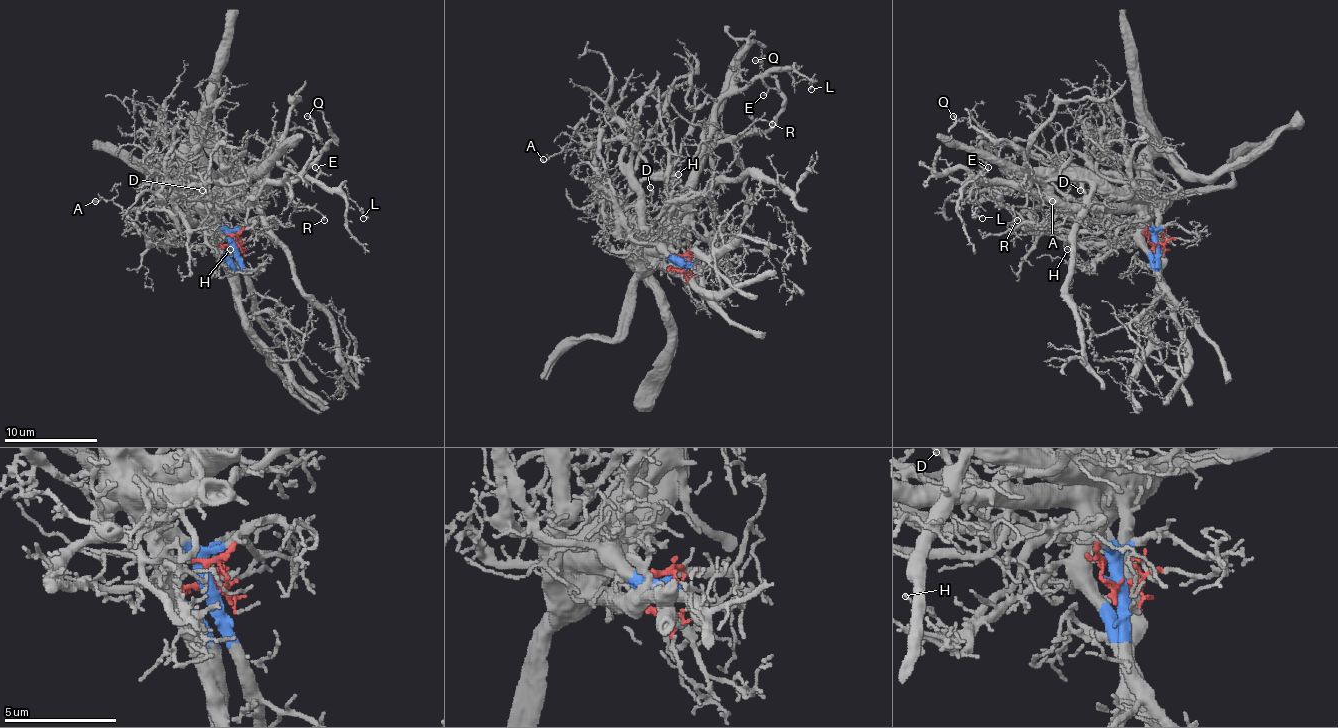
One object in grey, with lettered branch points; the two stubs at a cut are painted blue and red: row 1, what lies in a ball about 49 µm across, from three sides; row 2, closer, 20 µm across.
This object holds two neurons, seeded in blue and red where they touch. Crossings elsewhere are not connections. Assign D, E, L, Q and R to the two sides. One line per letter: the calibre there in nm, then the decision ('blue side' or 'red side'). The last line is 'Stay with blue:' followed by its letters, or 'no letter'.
D: calibre 100 nm; blue side
E: calibre 130 nm; blue side
L: calibre 90 nm; blue side
Q: calibre 80 nm; blue side
R: calibre 140 nm; blue side
Stay with blue: D, E, L, Q, R

